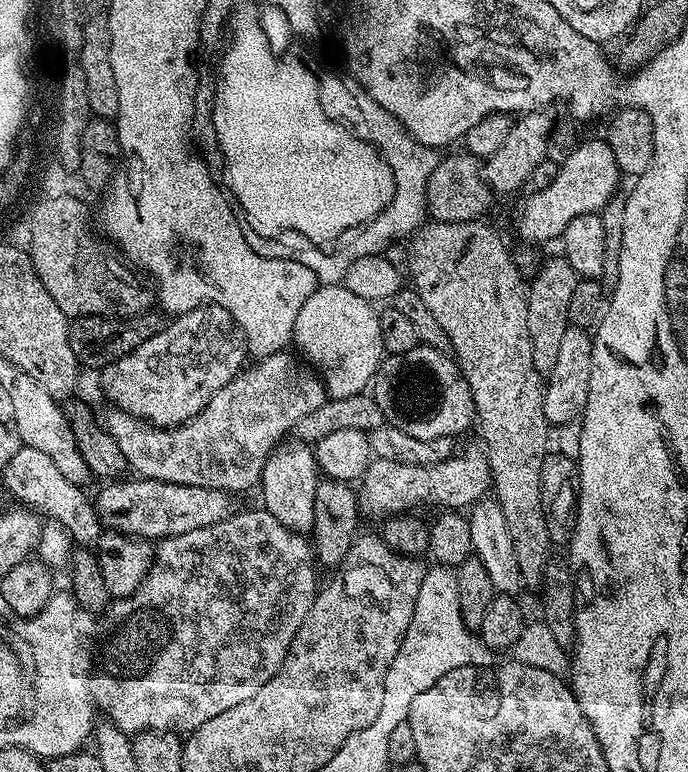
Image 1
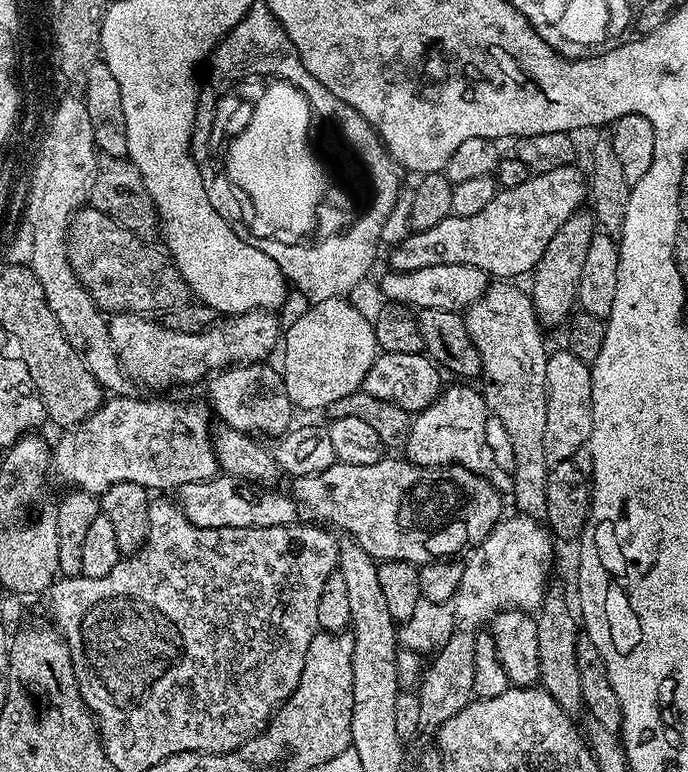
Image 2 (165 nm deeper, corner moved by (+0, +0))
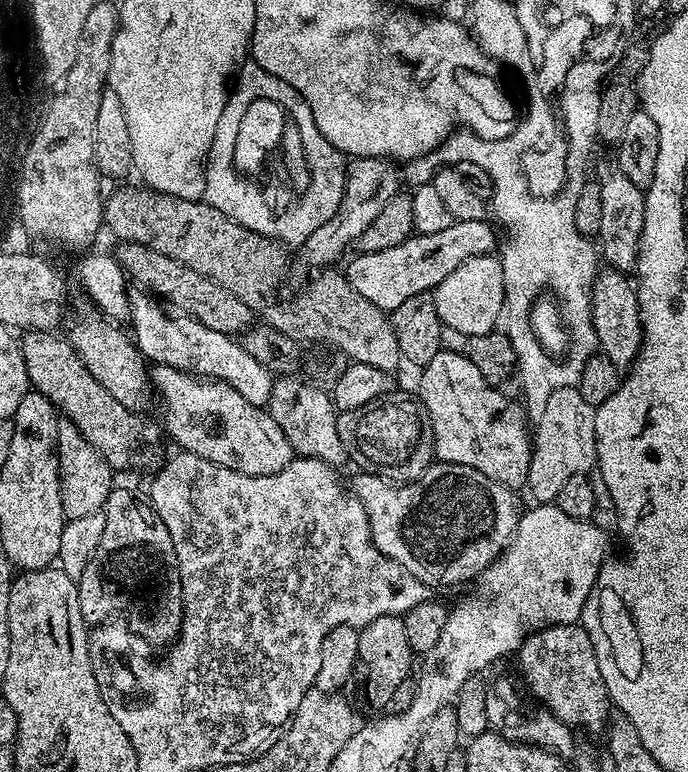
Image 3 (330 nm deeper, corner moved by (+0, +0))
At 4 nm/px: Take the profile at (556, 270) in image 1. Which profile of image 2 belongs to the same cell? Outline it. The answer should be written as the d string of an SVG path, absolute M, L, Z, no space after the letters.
M577 210L574 214L570 214L570 218L566 218L566 222L562 222L562 226L558 226L558 234L550 238L550 246L546 246L542 258L530 273L532 305L541 325L560 323L563 325L573 315L578 304L576 291L582 278L582 265L586 263L590 238L595 236L597 231L596 218L591 211Z

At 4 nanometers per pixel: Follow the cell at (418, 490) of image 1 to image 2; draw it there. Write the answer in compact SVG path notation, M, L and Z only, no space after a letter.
M452 382L452 384L441 391L440 396L426 410L415 413L412 421L412 429L410 430L410 438L402 445L403 455L411 464L418 466L430 466L437 468L443 464L457 464L466 470L470 470L474 474L478 474L482 478L486 478L486 482L490 482L490 486L494 486L501 494L511 493L512 490L512 474L507 467L504 468L496 461L496 452L488 445L488 420L490 421L490 413L488 404L484 401L483 395L479 391L476 392L472 388L467 388L467 383Z

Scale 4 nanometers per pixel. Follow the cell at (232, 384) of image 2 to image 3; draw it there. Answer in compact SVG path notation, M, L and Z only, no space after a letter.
M129 291L128 301L130 325L132 324L130 332L145 361L153 365L165 364L177 368L179 372L189 372L197 378L221 380L223 384L238 390L238 394L242 394L246 402L267 405L274 383L272 372L266 370L266 366L262 366L258 358L246 354L239 339L222 334L218 330L210 330L210 326L202 326L202 322L193 320L190 316L173 314L166 310L165 305L151 292Z

